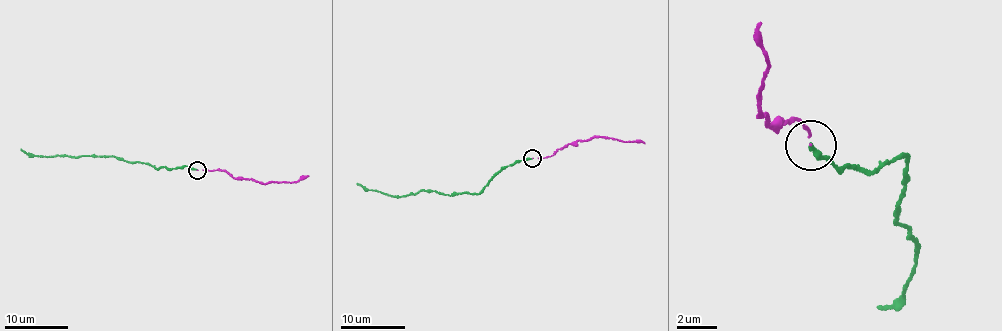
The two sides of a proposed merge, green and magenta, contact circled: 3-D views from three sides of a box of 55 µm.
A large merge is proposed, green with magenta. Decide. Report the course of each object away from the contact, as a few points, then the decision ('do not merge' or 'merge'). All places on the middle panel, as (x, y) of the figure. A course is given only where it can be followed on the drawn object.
green runs (532, 158), (502, 167), (479, 193), (473, 194), (449, 195), (425, 190), (394, 197), (366, 190), (357, 182); magenta runs (532, 158), (549, 157), (570, 143), (599, 136), (645, 143); merge

